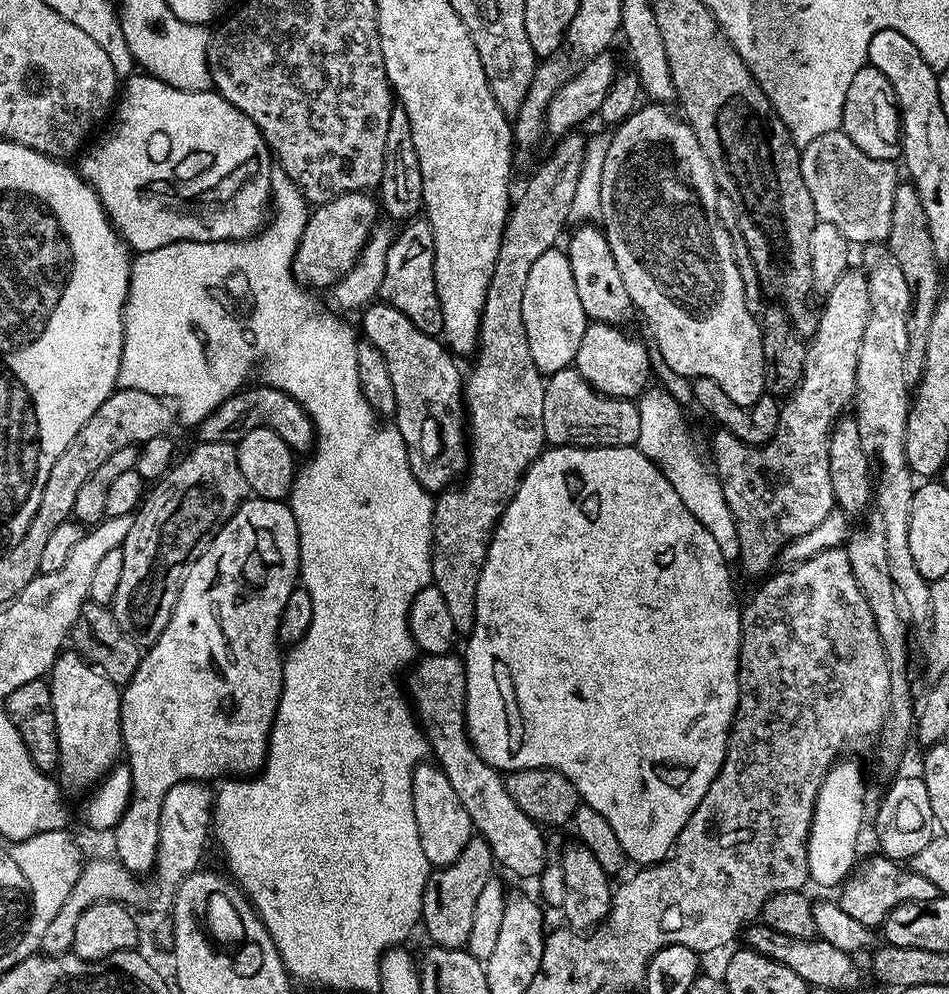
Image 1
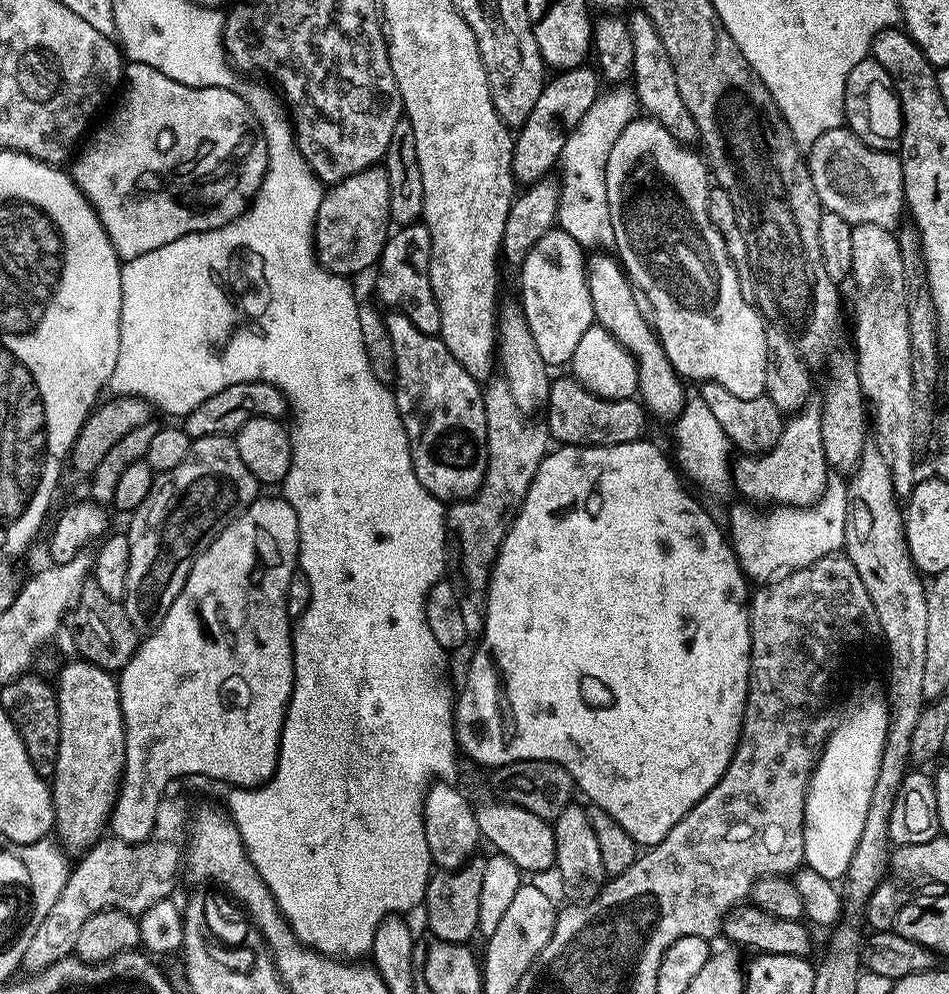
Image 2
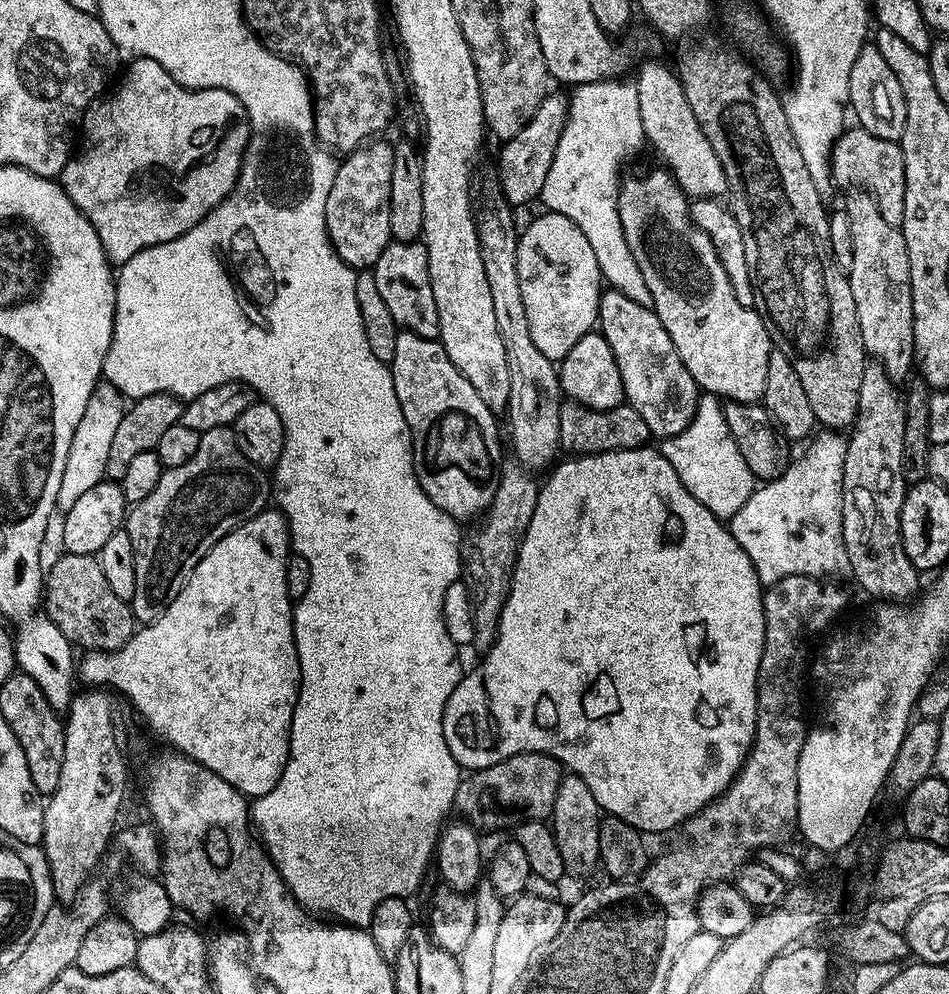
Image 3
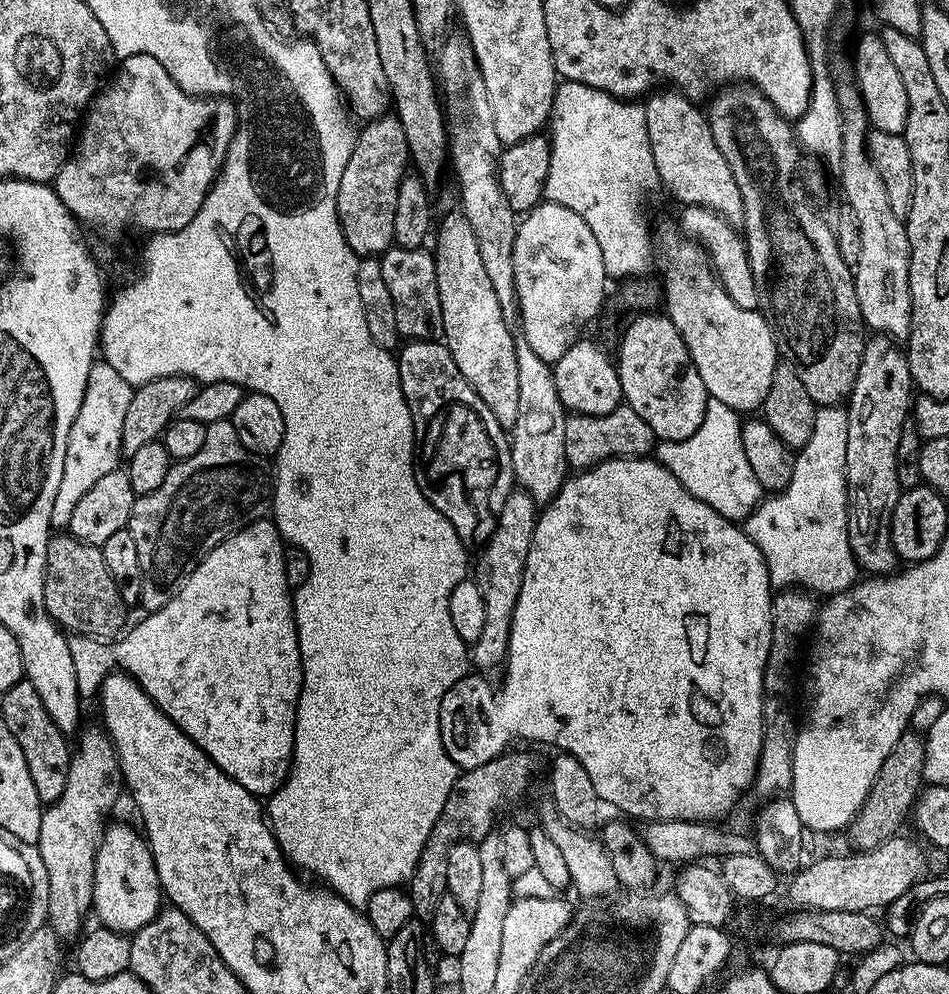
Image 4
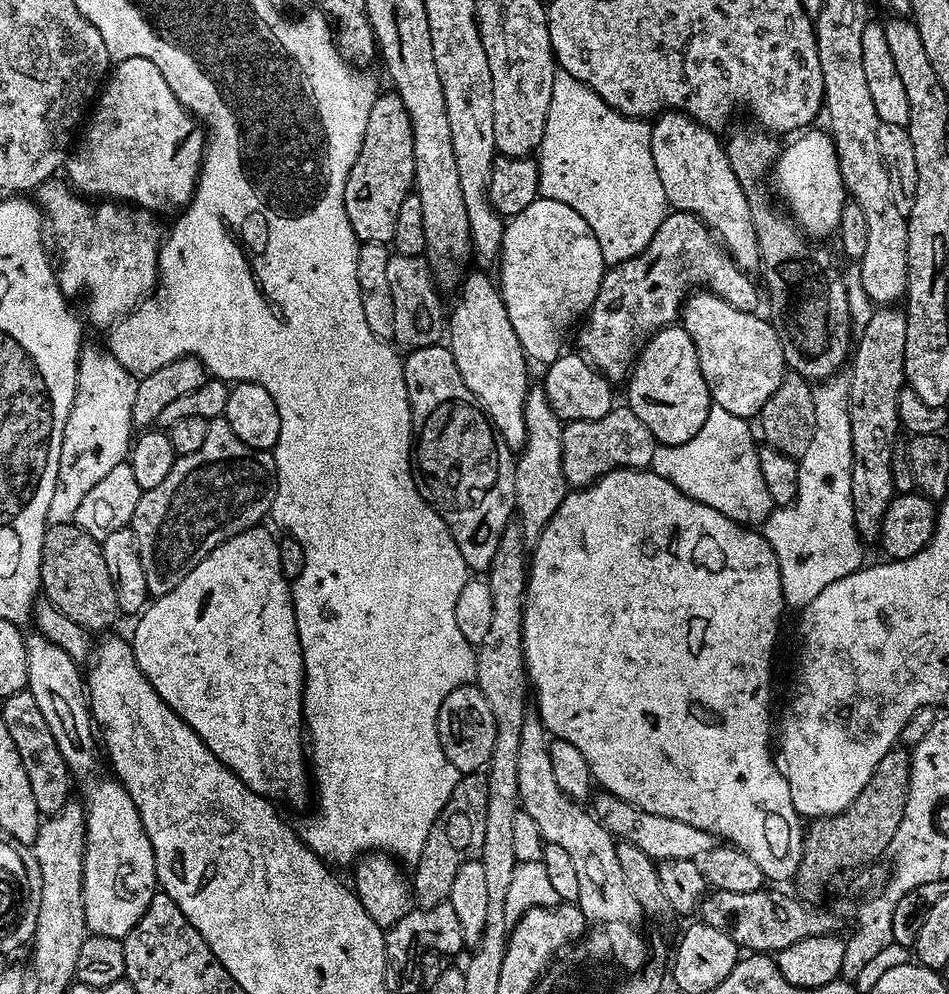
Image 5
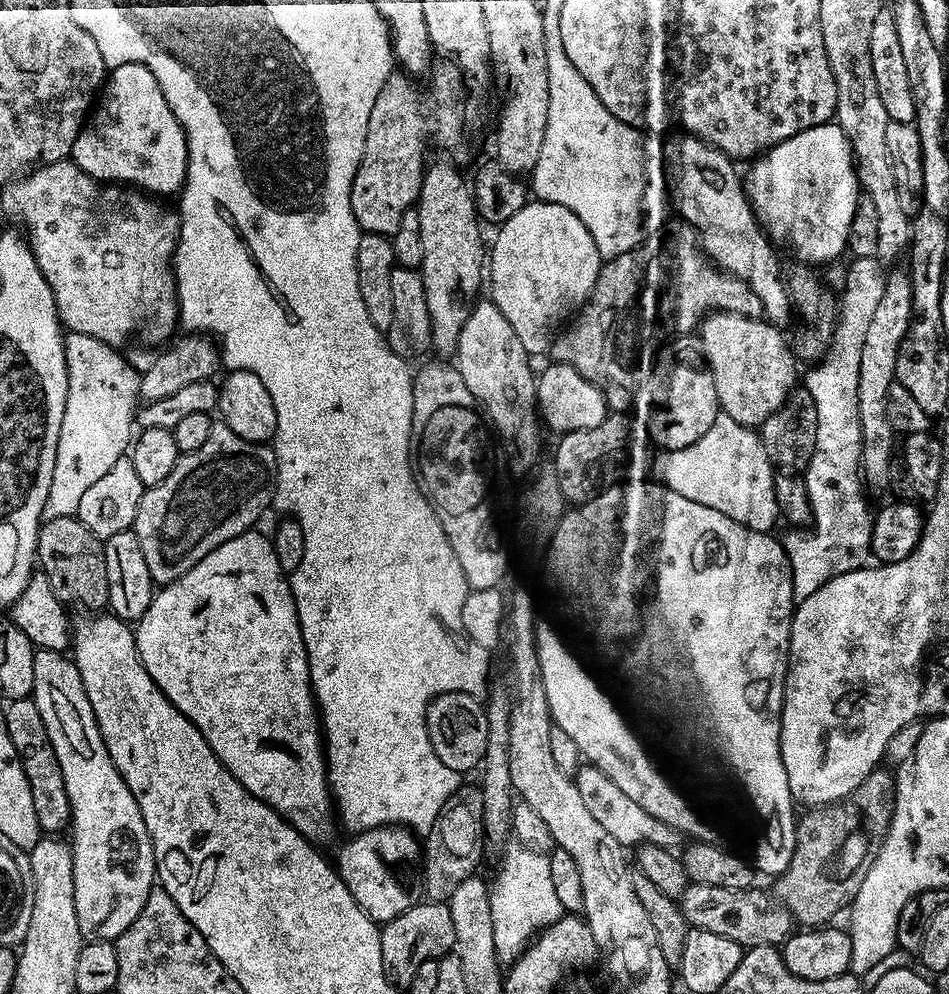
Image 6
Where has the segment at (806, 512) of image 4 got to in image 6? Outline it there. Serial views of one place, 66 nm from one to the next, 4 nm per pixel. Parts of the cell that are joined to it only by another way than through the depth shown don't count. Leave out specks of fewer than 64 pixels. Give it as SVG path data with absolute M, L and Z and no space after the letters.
M861 314L861 316L841 315L836 321L836 332L832 336L832 343L824 359L819 361L815 366L809 367L812 369L809 370L808 377L805 380L803 377L802 380L803 387L810 390L810 398L814 398L814 407L818 409L818 434L816 435L816 445L814 446L814 458L810 458L807 468L802 473L804 485L810 498L810 506L812 507L812 523L810 528L812 536L808 533L808 530L788 530L792 532L788 532L785 536L782 536L784 553L788 556L788 565L792 571L792 595L797 601L810 598L810 594L814 594L814 590L818 590L818 586L826 586L826 582L830 582L830 578L865 567L872 556L872 517L874 512L873 509L868 509L868 500L860 493L860 488L862 489L862 473L860 471L860 459L862 458L862 422L858 418L858 386L856 385L858 382L858 362L862 354L862 335L860 333L863 333L866 326L870 326L870 318L867 314Z

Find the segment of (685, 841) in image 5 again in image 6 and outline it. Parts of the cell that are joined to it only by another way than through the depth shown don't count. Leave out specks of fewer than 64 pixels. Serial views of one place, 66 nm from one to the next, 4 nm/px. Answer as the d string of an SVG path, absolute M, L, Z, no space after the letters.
M587 762L581 763L574 779L578 786L578 795L582 797L582 803L587 806L590 815L624 849L632 850L641 844L653 844L669 850L676 850L681 847L682 836L674 826L666 826L666 822L662 822L662 818L654 818L654 814L642 810L642 806L638 806L638 802L632 801L613 780L606 778L606 774L602 774L602 770L598 770L598 766Z

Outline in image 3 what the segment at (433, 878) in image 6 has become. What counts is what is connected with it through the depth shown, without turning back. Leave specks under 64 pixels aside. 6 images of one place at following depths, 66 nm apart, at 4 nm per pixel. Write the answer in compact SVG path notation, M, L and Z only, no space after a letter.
M541 752L514 754L494 766L469 771L461 779L454 794L454 812L465 824L477 830L504 828L512 816L512 808L504 800L528 800L527 819L547 821L552 815L550 806L558 798L558 786L565 776L565 769L553 758Z

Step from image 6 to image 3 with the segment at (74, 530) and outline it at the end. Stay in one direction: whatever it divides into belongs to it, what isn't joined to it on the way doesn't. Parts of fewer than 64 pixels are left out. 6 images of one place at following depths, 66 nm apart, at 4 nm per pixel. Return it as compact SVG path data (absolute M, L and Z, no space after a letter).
M60 554L52 569L47 569L42 604L54 626L66 634L69 642L88 652L117 652L138 627L131 603L110 590L110 582L106 582L96 556Z

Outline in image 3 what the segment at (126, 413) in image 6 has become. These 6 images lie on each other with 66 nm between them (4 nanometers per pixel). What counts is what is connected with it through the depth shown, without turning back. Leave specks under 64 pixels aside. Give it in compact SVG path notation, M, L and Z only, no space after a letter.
M107 382L97 384L90 394L90 402L74 430L70 450L66 454L66 470L62 470L62 486L58 486L56 507L61 513L68 512L86 490L102 483L106 476L106 458L110 458L110 445L114 433L118 431L118 422L122 422L126 411L126 397L117 388Z

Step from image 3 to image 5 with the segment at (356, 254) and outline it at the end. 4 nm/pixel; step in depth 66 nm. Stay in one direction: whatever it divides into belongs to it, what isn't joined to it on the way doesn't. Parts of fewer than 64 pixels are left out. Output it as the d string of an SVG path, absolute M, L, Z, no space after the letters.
M395 91L377 95L374 106L370 106L370 122L366 122L366 138L362 138L362 150L358 150L358 158L350 170L350 178L346 178L346 194L344 205L346 206L346 218L350 218L350 226L354 230L357 240L365 244L388 244L394 238L394 225L398 222L398 206L402 206L407 196L413 191L414 181L414 146L412 145L412 123L406 114L406 106L402 106L402 98L398 98Z

